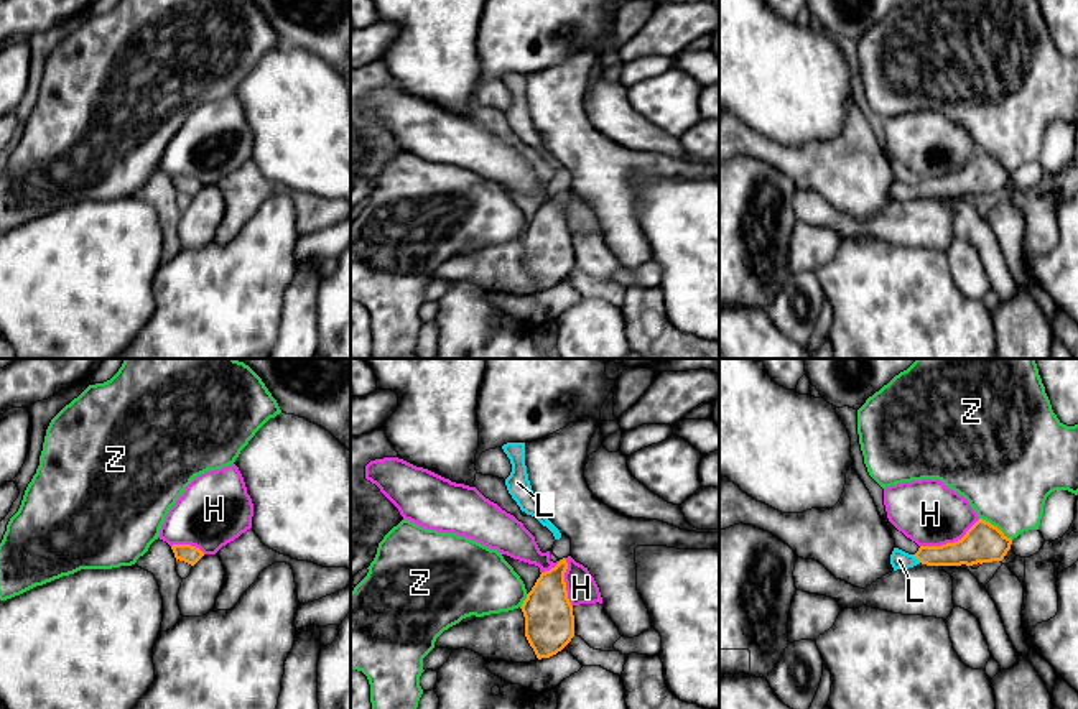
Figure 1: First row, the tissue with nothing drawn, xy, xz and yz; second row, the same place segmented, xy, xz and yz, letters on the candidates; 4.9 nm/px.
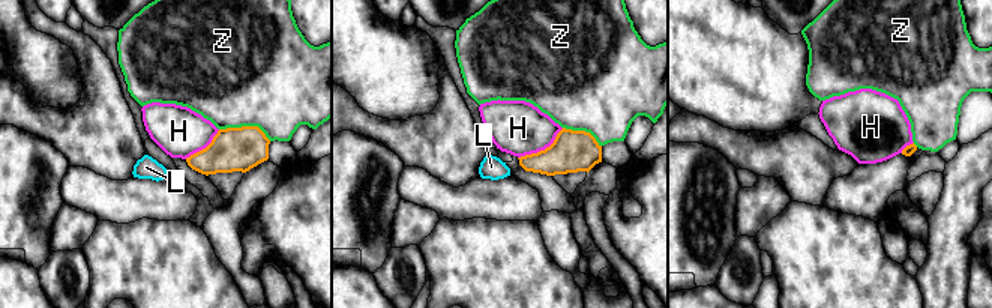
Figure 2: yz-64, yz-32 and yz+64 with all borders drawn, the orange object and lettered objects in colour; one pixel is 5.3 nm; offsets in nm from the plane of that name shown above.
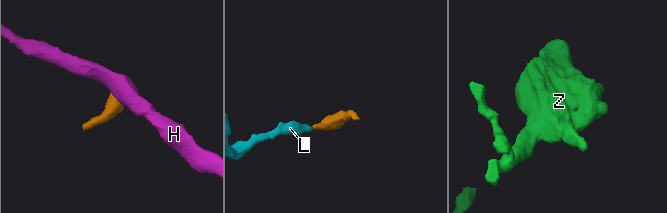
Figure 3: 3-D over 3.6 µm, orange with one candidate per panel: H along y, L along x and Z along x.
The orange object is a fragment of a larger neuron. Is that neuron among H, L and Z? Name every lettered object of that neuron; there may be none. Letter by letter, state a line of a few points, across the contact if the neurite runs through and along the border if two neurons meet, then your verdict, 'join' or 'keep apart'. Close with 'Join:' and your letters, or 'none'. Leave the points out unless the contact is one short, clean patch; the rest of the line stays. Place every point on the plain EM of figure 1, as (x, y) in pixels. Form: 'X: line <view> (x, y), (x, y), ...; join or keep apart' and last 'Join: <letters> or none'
H: line xz (563, 189), (566, 194), (565, 221), (571, 237); keep apart
L: line yz (966, 181), (917, 189), (899, 191); join
Z: keep apart
Join: L

